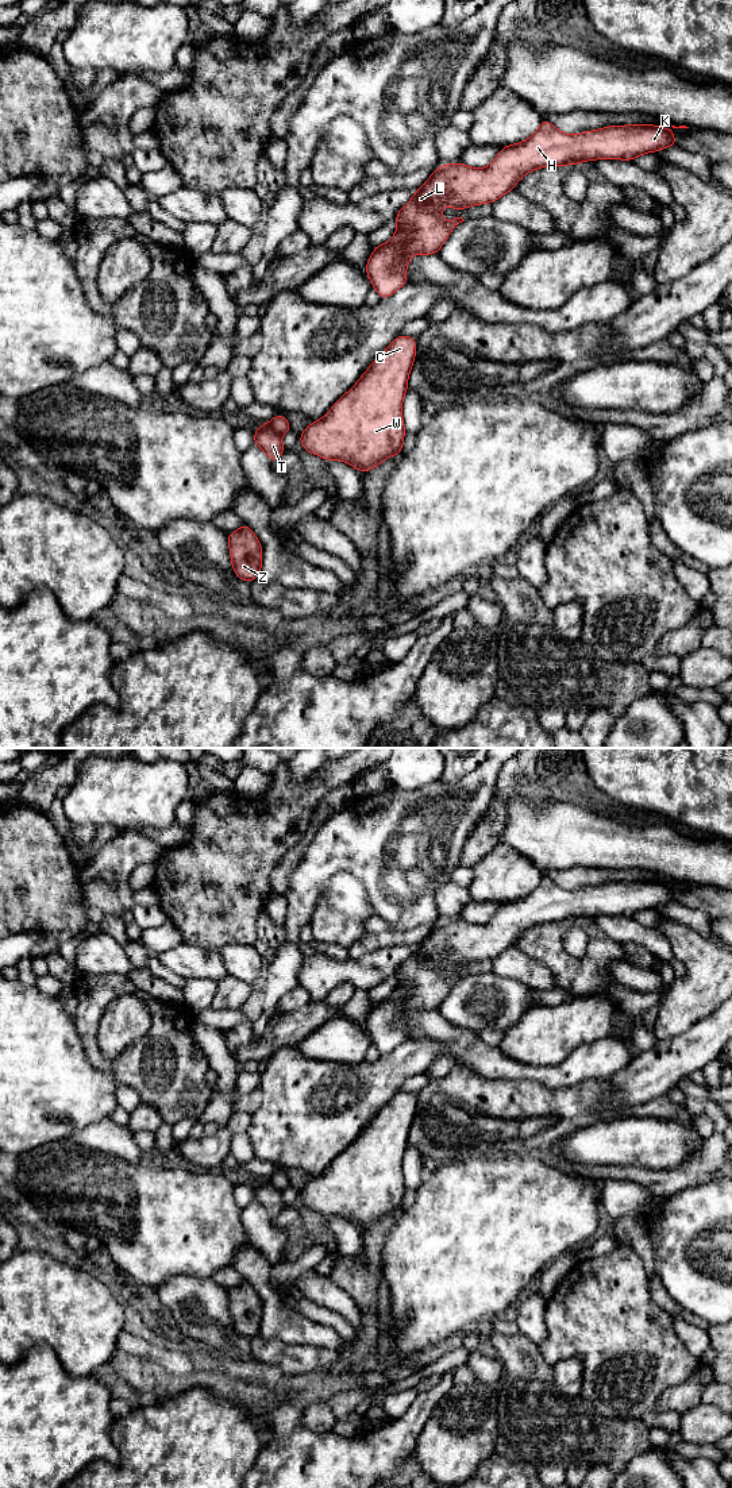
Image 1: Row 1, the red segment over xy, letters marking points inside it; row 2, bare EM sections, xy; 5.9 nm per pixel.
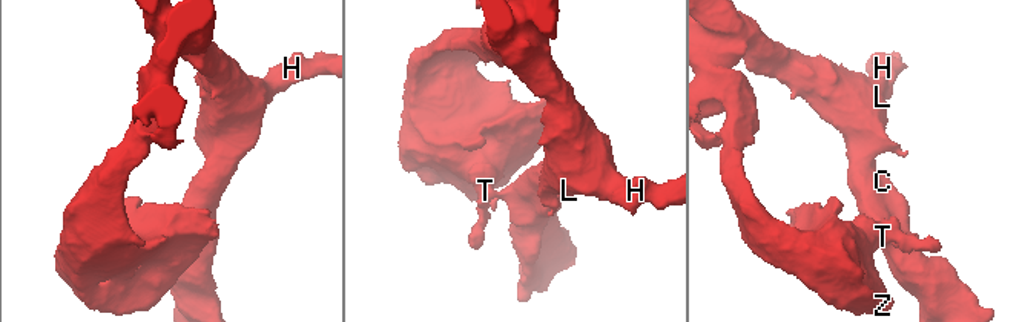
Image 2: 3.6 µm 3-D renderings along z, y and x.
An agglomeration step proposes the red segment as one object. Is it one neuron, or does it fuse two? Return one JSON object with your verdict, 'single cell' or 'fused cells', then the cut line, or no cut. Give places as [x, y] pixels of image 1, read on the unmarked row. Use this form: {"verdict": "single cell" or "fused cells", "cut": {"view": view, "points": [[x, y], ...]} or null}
{"verdict": "fused cells", "cut": {"view": "xy", "points": [[268, 1179], [280, 1191]]}}

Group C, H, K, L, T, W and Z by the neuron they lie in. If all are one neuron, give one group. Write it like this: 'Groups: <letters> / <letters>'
Groups: C H K L W / T Z

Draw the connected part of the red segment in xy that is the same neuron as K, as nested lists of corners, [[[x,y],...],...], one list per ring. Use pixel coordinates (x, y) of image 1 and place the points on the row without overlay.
[[[542,875],[535,890],[515,901],[501,903],[493,918],[483,924],[470,924],[461,918],[442,921],[431,933],[416,945],[413,953],[397,968],[397,987],[390,997],[373,1005],[365,1028],[373,1045],[380,1055],[390,1053],[408,1040],[407,1022],[416,1010],[439,1010],[451,987],[462,978],[454,974],[451,978],[442,975],[442,964],[450,961],[452,965],[466,965],[477,960],[492,960],[505,949],[516,945],[519,936],[536,925],[546,922],[579,921],[583,917],[623,915],[633,917],[636,913],[655,909],[666,903],[678,902],[673,884],[689,884],[686,882],[671,882],[670,884],[655,880],[637,882],[608,882],[600,886],[569,891],[559,887],[547,875]]]

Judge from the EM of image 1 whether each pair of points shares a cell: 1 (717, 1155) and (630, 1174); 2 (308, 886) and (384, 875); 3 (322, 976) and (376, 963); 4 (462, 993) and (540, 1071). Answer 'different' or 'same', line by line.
1: same
2: same
3: same
4: different

